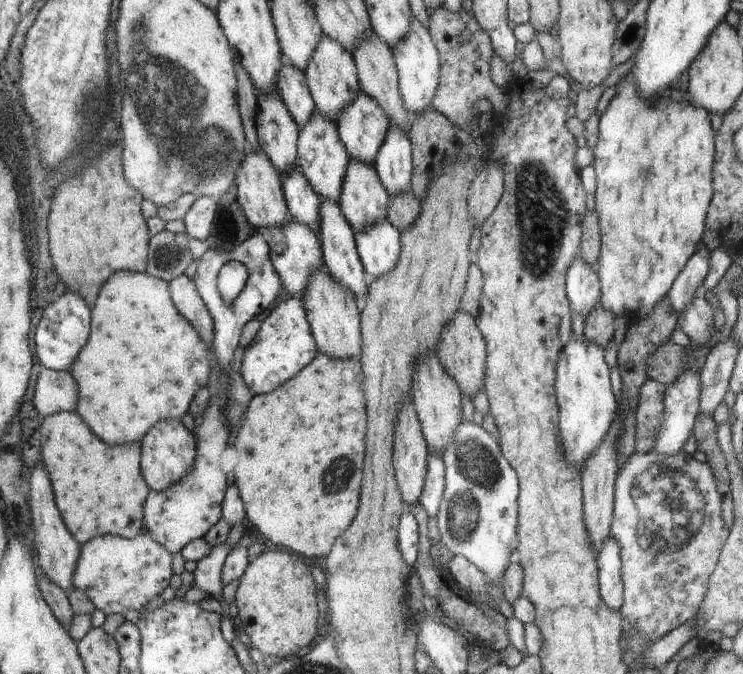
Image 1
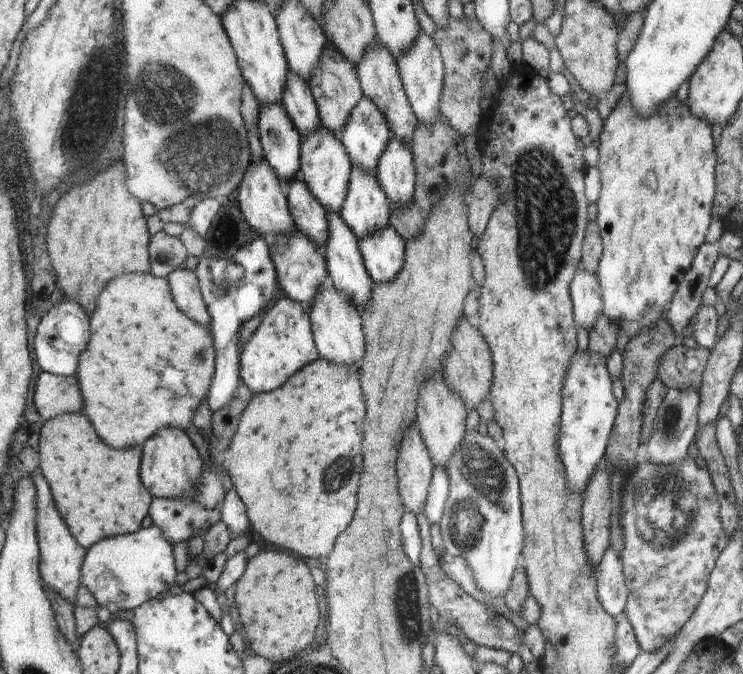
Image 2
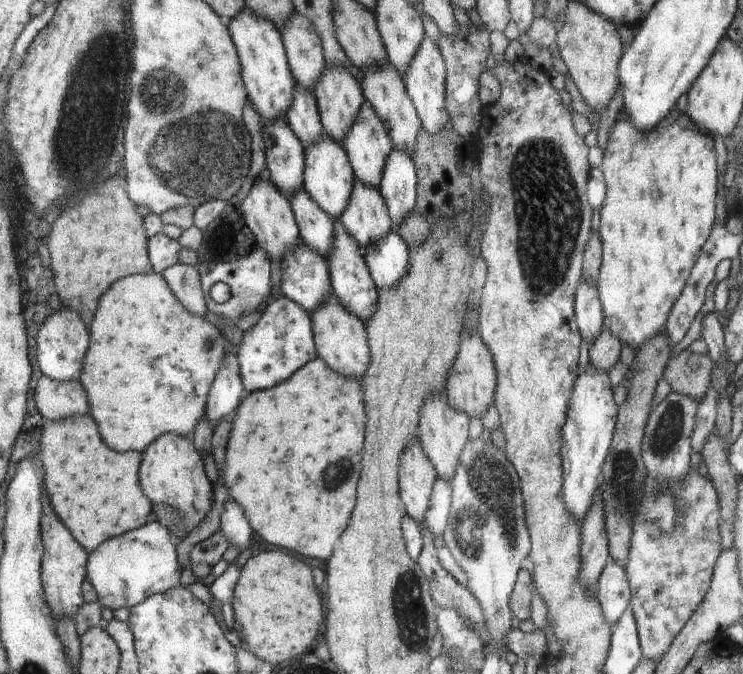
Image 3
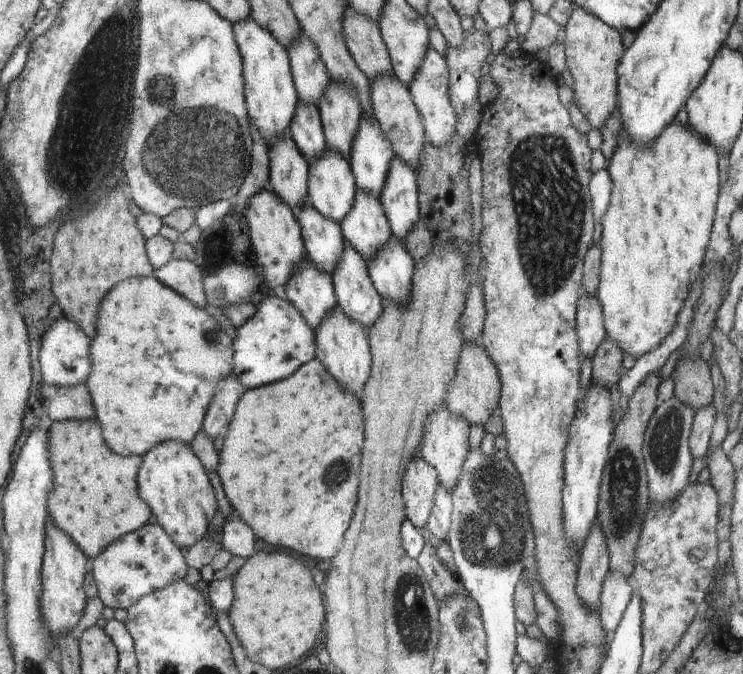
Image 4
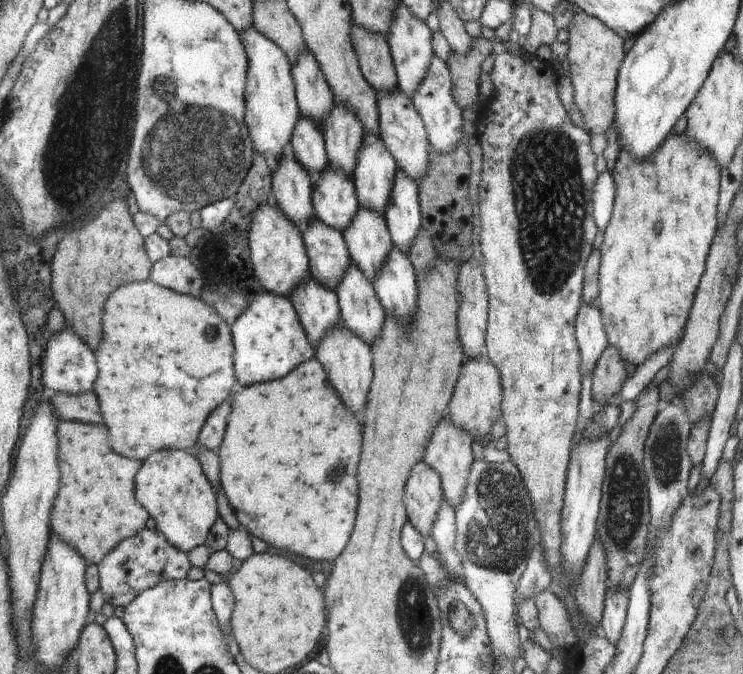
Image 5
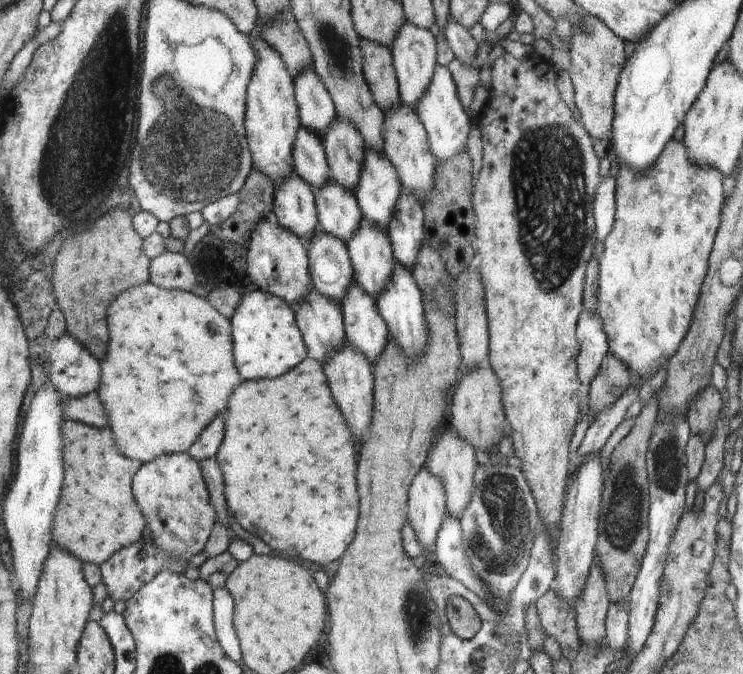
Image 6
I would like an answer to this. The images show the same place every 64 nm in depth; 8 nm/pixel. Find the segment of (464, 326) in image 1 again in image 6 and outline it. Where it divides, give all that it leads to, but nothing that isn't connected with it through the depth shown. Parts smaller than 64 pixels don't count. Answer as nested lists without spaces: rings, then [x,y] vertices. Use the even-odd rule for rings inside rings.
[[[486,362],[482,364],[478,370],[467,370],[459,379],[451,393],[450,405],[447,413],[450,415],[451,426],[462,440],[466,440],[468,444],[472,444],[475,450],[490,450],[492,446],[496,446],[502,438],[502,430],[504,430],[504,409],[502,408],[502,400],[500,400],[500,380],[491,365]]]

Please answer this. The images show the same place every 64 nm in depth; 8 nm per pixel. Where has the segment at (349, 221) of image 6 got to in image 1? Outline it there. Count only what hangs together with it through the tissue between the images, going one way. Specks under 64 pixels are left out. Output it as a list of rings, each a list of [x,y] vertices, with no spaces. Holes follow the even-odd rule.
[[[314,110],[312,120],[308,124],[304,124],[304,126],[299,126],[296,162],[302,168],[304,178],[315,189],[315,193],[321,200],[338,203],[351,157],[343,144],[342,137],[339,135],[336,122],[330,121],[328,118],[322,118],[322,114],[318,110]]]

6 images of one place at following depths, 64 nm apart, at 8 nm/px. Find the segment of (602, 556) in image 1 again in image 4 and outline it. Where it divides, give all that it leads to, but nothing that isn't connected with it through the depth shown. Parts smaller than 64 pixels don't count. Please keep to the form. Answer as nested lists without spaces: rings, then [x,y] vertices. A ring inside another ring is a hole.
[[[610,569],[602,582],[599,612],[604,632],[607,633],[606,642],[608,643],[614,638],[614,630],[618,628],[633,595],[628,579],[622,572],[612,572]]]

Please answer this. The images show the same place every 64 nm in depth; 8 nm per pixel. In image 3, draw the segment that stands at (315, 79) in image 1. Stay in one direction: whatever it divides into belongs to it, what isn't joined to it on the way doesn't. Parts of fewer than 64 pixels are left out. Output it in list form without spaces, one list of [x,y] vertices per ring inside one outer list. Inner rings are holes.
[[[328,66],[324,68],[318,84],[314,86],[313,94],[317,100],[319,117],[323,126],[324,133],[330,136],[336,143],[342,145],[344,136],[348,134],[350,126],[356,120],[356,114],[360,106],[366,100],[363,96],[362,84],[352,76],[352,72],[344,66]]]

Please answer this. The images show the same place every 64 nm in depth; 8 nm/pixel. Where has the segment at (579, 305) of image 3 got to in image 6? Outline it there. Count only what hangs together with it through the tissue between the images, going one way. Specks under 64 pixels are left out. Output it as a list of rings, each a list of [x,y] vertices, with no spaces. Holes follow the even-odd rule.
[[[583,310],[575,335],[582,345],[578,357],[578,376],[586,387],[596,376],[602,358],[609,352],[607,334],[604,332],[600,316]]]

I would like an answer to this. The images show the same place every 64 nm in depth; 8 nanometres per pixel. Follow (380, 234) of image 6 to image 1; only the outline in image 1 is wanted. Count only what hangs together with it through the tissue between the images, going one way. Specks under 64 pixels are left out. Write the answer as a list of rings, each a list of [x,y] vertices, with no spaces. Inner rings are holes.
[[[351,158],[338,200],[344,218],[355,232],[387,218],[390,194],[372,164]]]

